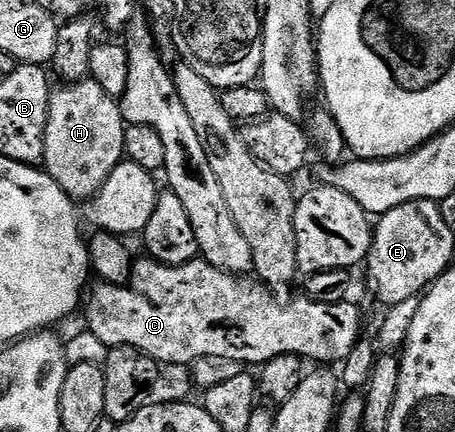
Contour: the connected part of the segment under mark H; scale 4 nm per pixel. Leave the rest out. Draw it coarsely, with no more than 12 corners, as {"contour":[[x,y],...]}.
{"contour":[[97,81],[49,94],[44,164],[84,203],[125,157]]}

